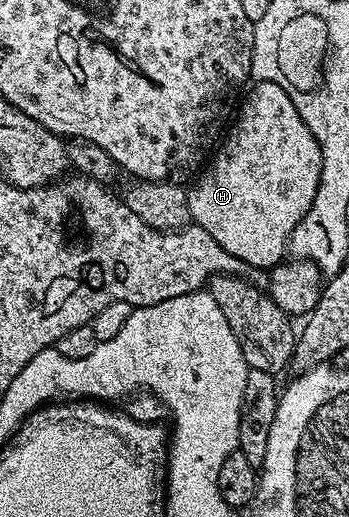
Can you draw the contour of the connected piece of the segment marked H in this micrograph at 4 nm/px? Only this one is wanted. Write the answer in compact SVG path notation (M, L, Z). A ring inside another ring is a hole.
M262 81L253 84L243 94L238 112L215 153L211 158L212 166L210 161L199 174L200 182L188 189L189 218L203 232L214 235L223 249L240 260L241 266L253 265L266 271L273 265L281 264L288 253L288 240L294 227L298 227L314 203L322 175L322 151L314 135L310 135L310 127L306 127L302 115L298 115L298 107L294 107L290 95L286 95L278 83Z

